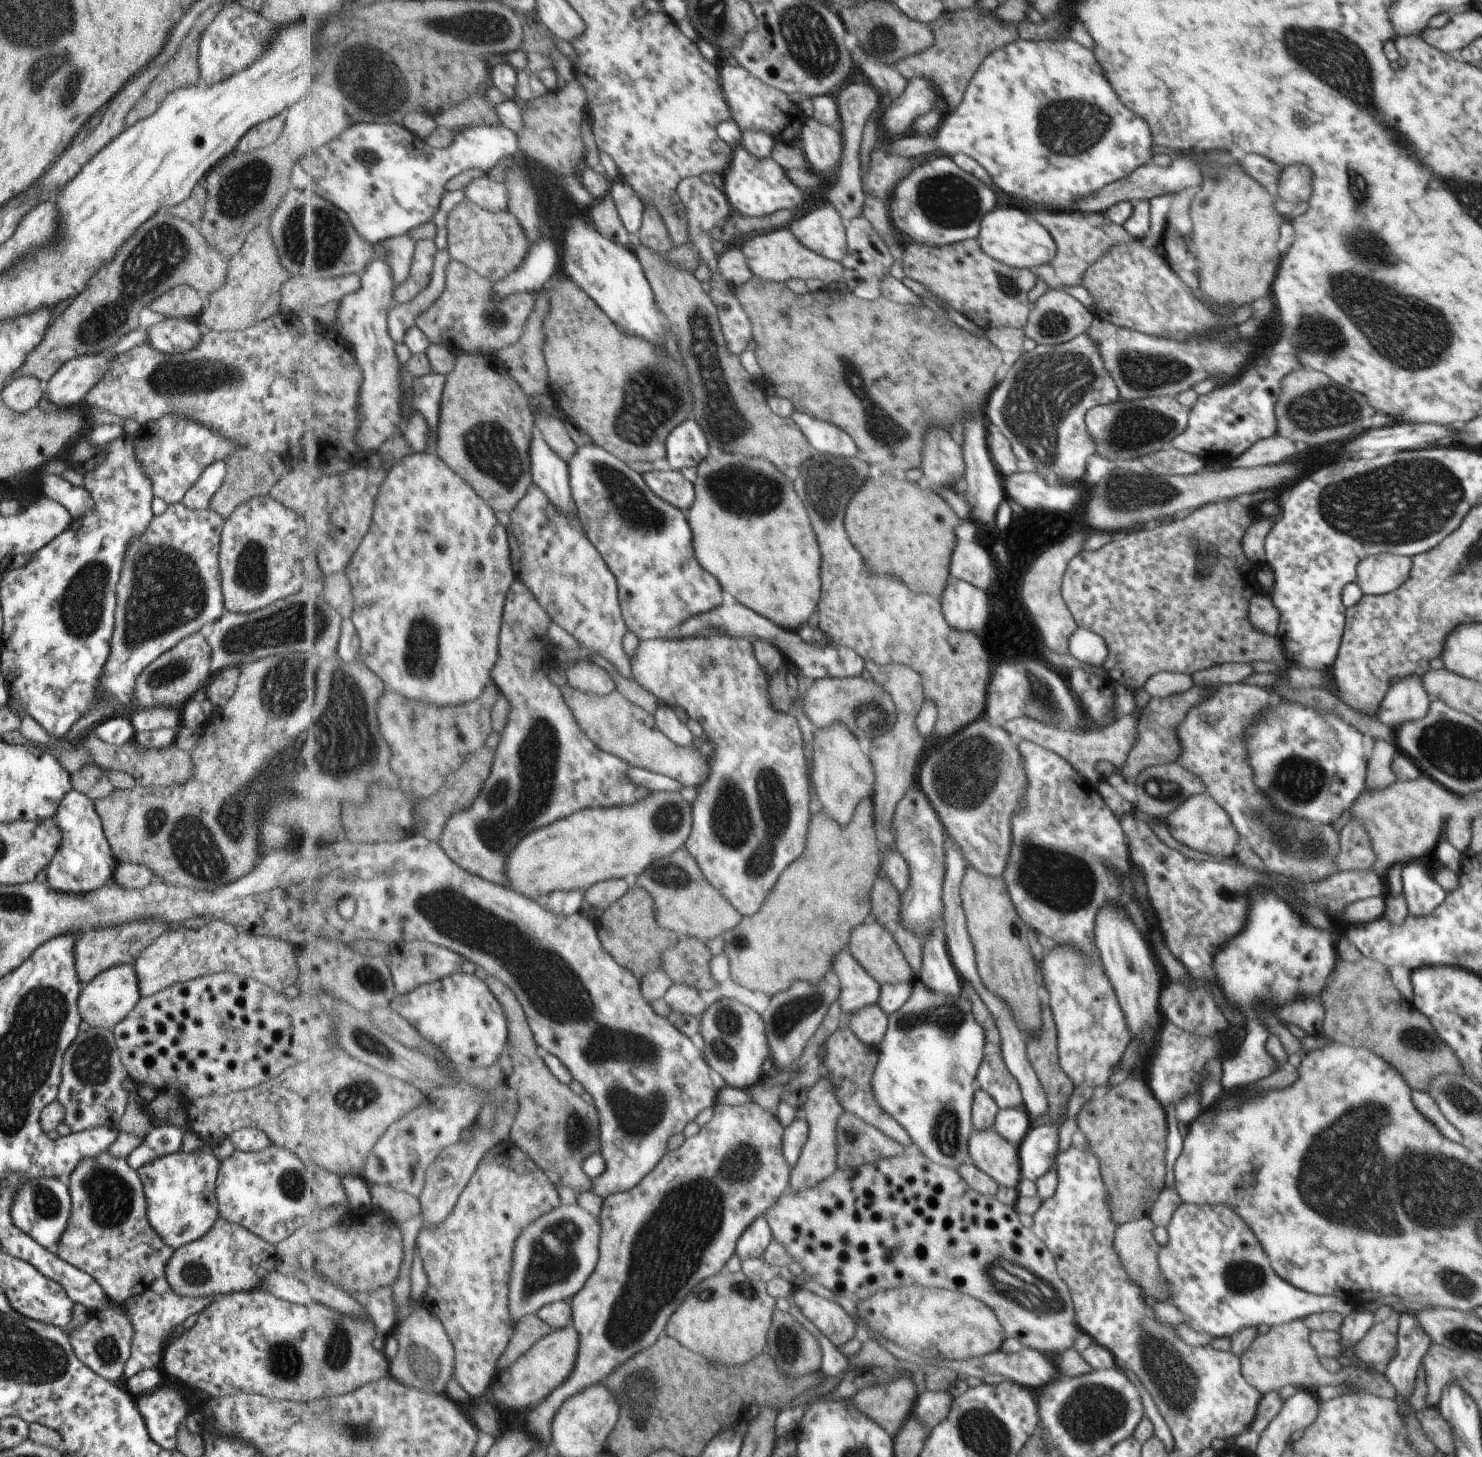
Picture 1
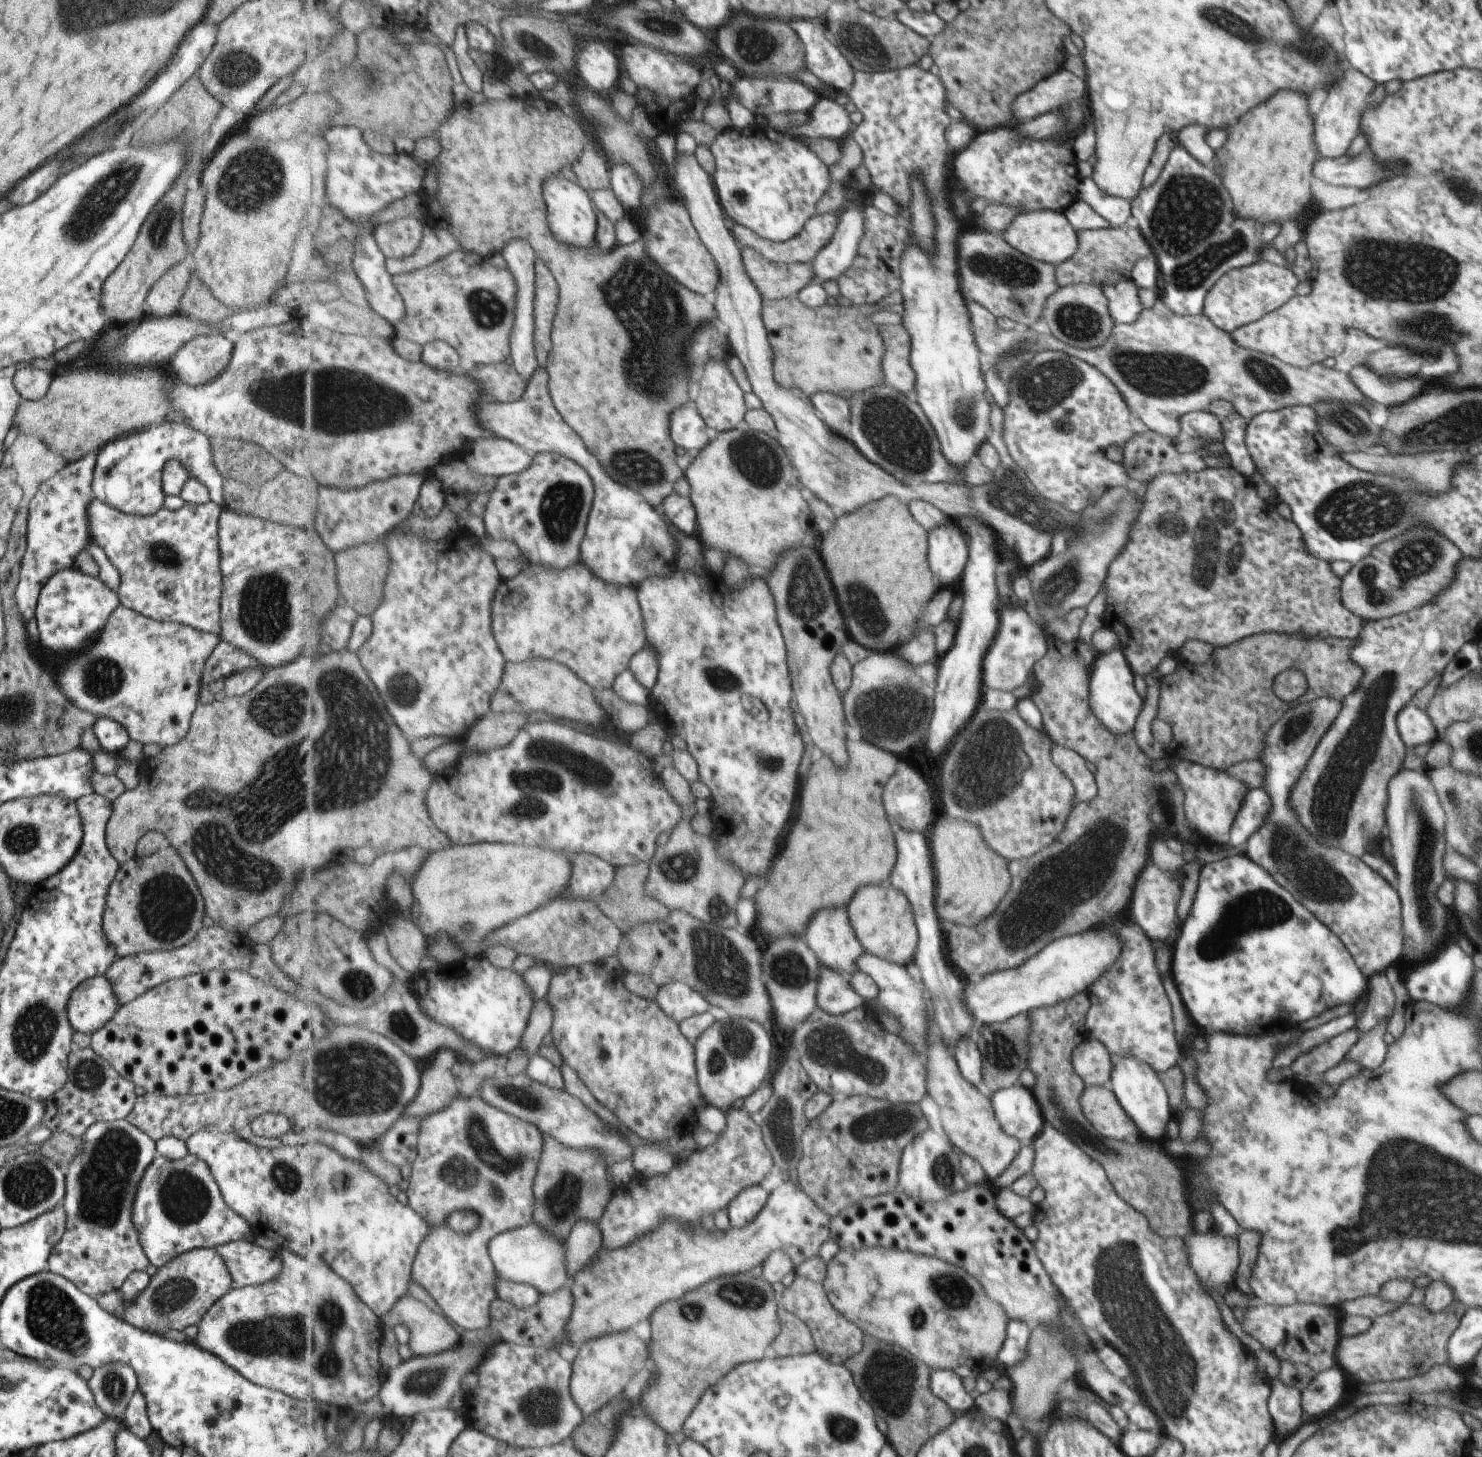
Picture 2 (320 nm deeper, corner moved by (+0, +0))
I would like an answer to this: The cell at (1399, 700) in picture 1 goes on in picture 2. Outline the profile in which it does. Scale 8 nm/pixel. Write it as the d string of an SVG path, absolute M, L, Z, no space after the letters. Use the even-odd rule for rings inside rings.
M1411 702L1397 714L1397 728L1400 739L1407 748L1419 746L1419 744L1432 743L1437 738L1436 730L1431 724L1425 712L1418 709Z

